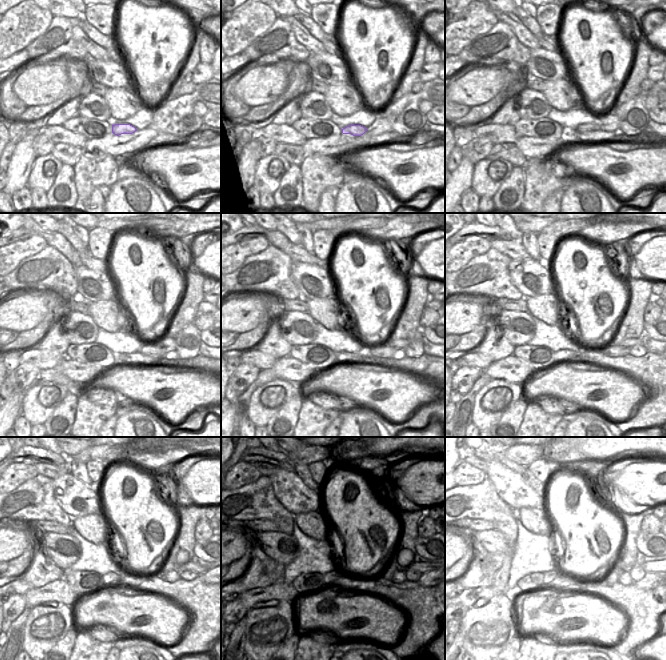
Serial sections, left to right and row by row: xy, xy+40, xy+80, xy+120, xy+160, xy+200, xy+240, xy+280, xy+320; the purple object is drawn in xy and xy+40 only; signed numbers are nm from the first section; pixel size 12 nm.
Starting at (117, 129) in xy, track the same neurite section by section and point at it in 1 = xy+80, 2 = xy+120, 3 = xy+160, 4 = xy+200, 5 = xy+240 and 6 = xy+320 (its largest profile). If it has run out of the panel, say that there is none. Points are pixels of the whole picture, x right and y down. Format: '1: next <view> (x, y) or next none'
1: next xy+80 (582, 128)
2: next xy+120 (153, 350)
3: next xy+160 (380, 351)
4: next xy+200 (610, 351)
5: next xy+240 (173, 575)
6: next xy+320 (625, 579)

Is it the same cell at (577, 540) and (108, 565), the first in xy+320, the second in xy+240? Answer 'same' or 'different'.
different

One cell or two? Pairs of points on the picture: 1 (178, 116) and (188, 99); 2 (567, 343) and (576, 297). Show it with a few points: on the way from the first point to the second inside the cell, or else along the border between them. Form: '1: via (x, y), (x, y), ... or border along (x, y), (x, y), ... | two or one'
1: border along (170, 99), (180, 108), (188, 107), (192, 112) | two
2: border along (574, 341), (580, 346) | two

